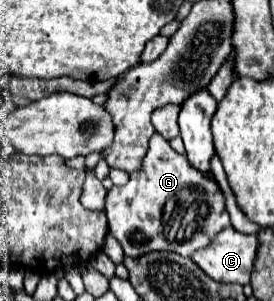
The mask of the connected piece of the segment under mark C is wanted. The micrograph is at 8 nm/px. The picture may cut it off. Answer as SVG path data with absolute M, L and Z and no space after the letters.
M234 227L218 233L212 243L192 255L192 261L214 281L250 283L254 257L258 253L258 237L236 231Z

